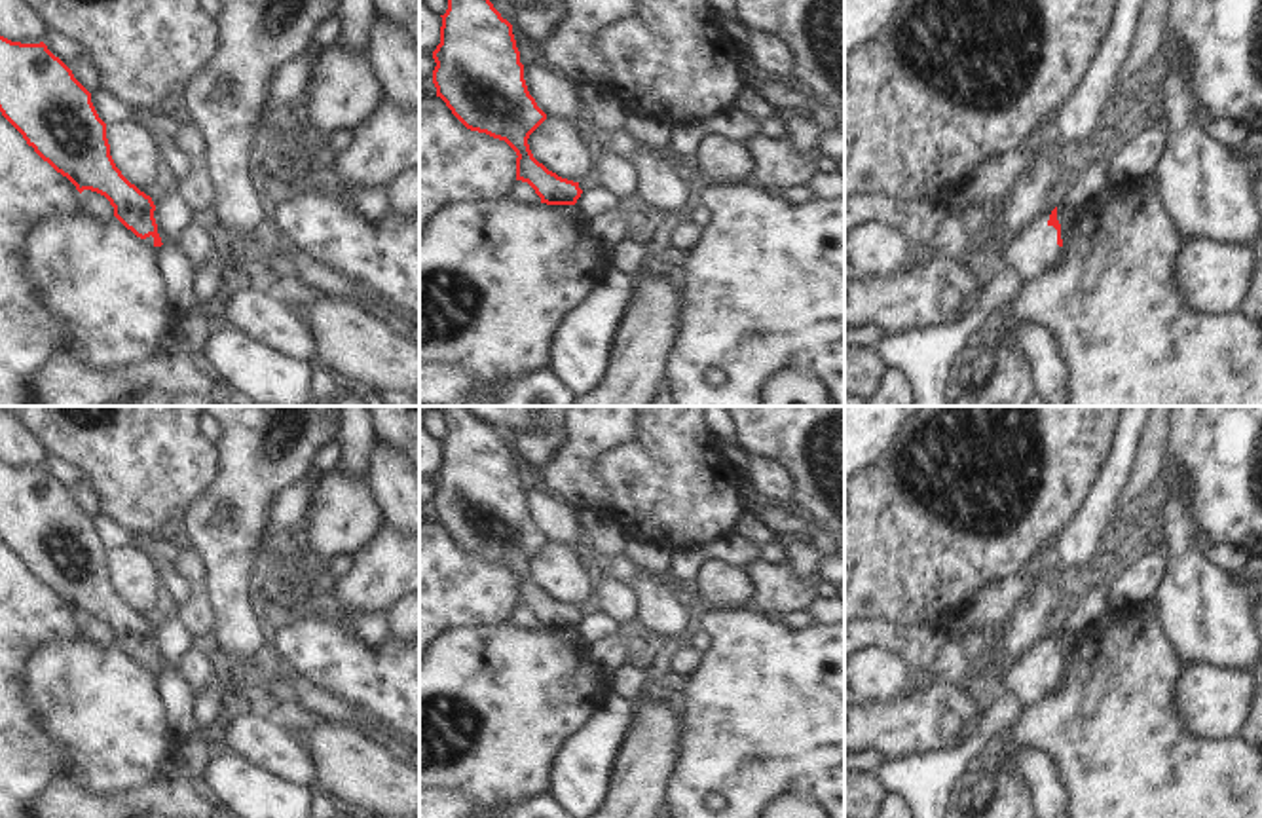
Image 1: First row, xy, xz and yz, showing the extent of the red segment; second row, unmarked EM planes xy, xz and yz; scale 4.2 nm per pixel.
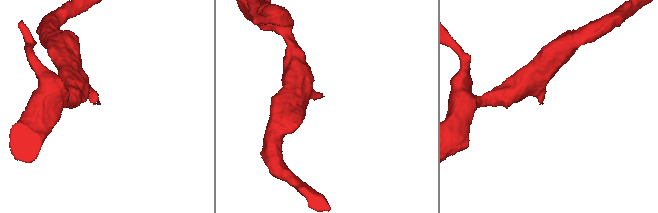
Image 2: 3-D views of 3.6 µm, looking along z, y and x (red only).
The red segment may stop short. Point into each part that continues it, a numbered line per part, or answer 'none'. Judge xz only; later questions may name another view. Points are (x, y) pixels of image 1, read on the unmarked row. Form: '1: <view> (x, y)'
none.

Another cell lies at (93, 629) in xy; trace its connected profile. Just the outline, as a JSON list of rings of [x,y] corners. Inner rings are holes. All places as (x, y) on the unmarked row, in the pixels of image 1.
[[[84,615],[82,617],[82,626],[80,626],[84,638],[91,640],[97,645],[112,645],[114,643],[114,632],[110,630],[110,626],[91,615]]]

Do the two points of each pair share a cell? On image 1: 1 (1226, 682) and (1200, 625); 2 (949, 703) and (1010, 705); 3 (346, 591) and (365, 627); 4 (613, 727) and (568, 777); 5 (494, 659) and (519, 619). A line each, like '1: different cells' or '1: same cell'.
1: different cells
2: different cells
3: different cells
4: same cell
5: different cells

